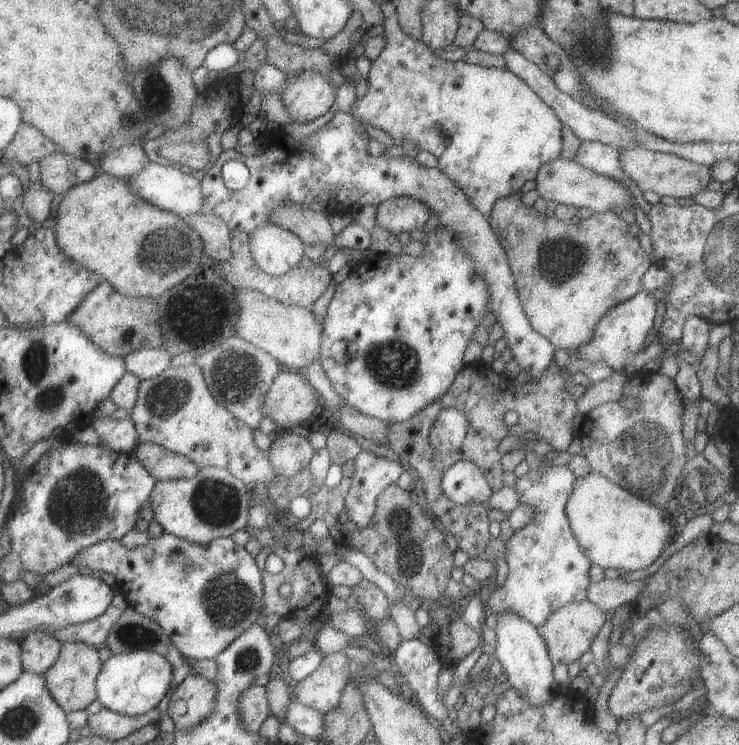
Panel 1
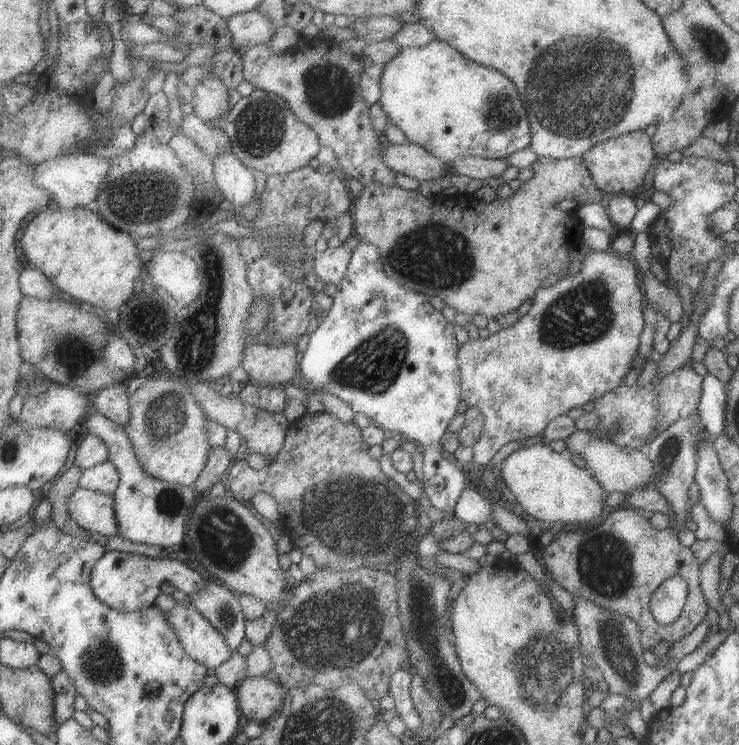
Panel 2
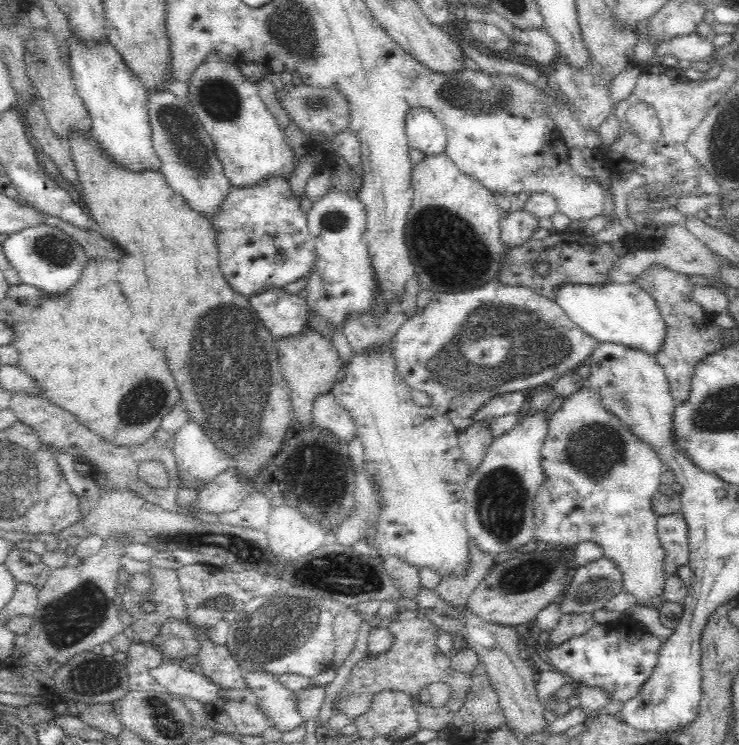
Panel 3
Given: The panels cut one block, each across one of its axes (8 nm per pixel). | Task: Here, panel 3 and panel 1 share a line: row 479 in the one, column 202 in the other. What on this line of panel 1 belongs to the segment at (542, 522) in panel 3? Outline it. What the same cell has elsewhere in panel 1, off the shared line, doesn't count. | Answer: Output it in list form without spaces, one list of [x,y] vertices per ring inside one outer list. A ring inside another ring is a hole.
[[[166,533],[150,539],[146,546],[128,548],[121,540],[114,538],[99,542],[80,552],[72,565],[88,566],[93,571],[103,570],[113,573],[118,580],[118,587],[128,597],[130,604],[138,612],[158,621],[167,630],[172,640],[185,656],[204,660],[216,658],[221,652],[227,651],[256,622],[263,621],[264,572],[257,557],[254,558],[245,545],[240,545],[234,538],[213,540],[210,544],[192,542],[191,540]]]

